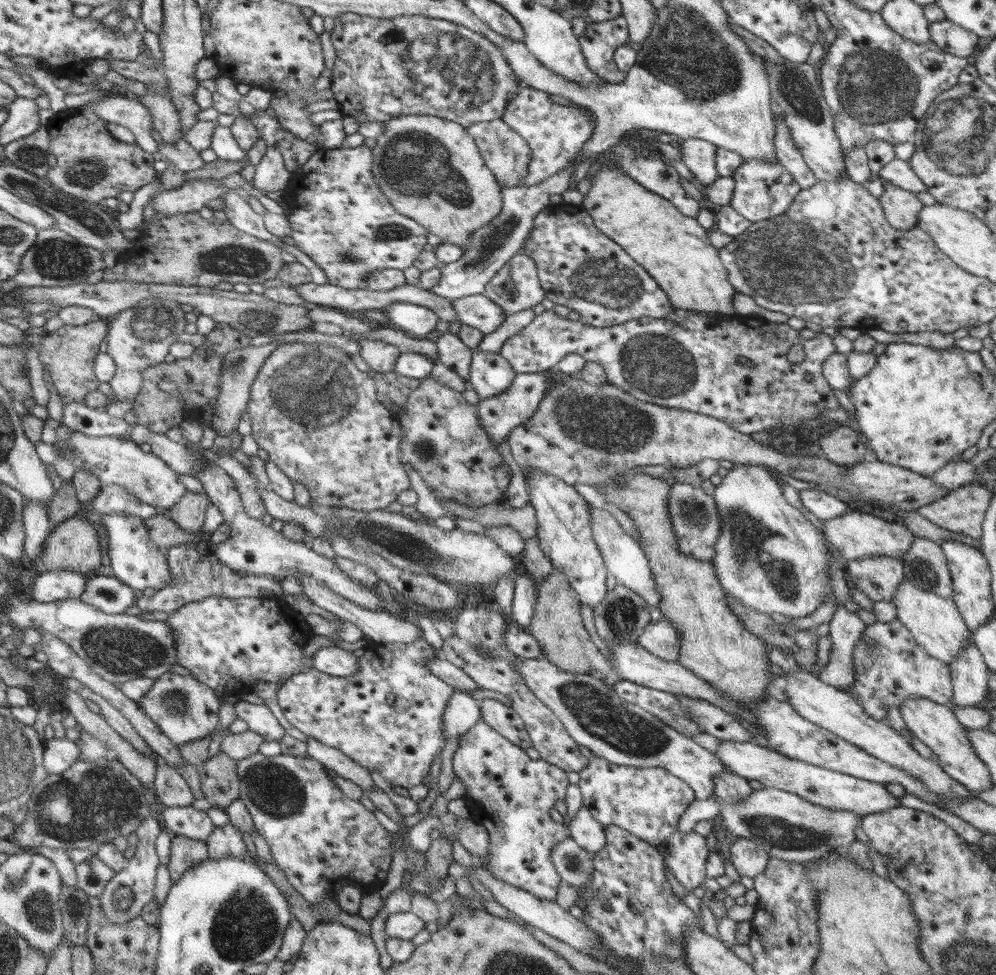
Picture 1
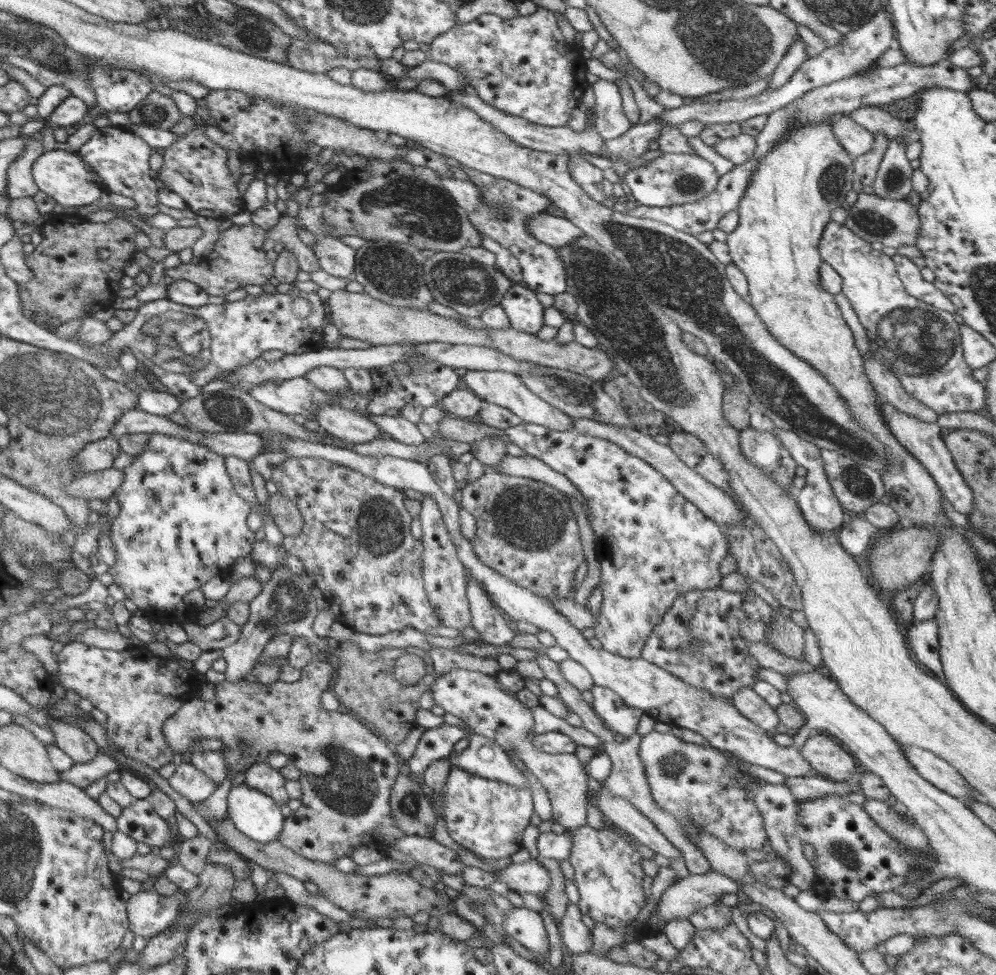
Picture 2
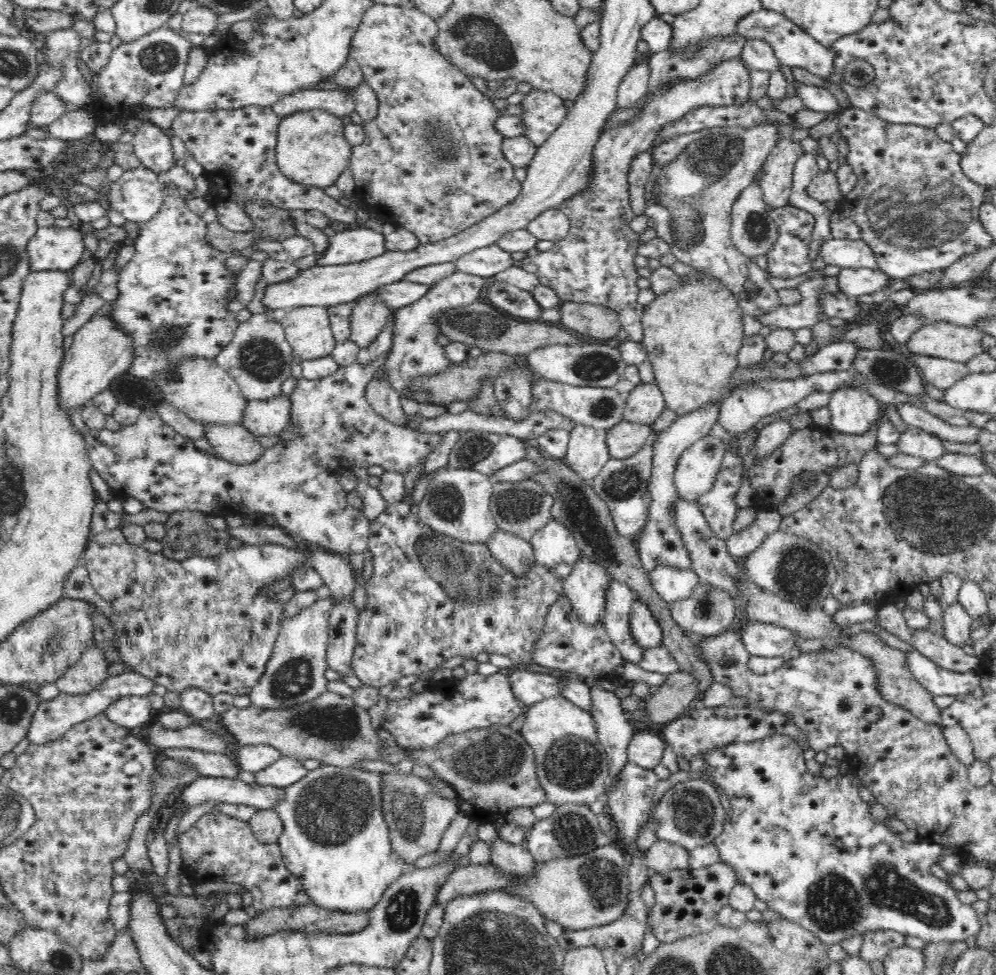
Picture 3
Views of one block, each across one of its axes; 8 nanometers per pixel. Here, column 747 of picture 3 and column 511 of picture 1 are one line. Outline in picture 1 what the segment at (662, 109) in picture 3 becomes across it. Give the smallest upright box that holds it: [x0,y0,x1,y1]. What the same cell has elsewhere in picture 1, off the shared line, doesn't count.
[331,12,522,128]

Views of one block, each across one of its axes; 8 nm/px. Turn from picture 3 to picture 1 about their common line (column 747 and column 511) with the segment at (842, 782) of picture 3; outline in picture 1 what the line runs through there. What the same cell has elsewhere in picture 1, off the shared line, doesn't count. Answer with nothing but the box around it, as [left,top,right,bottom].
[453,720,569,901]

